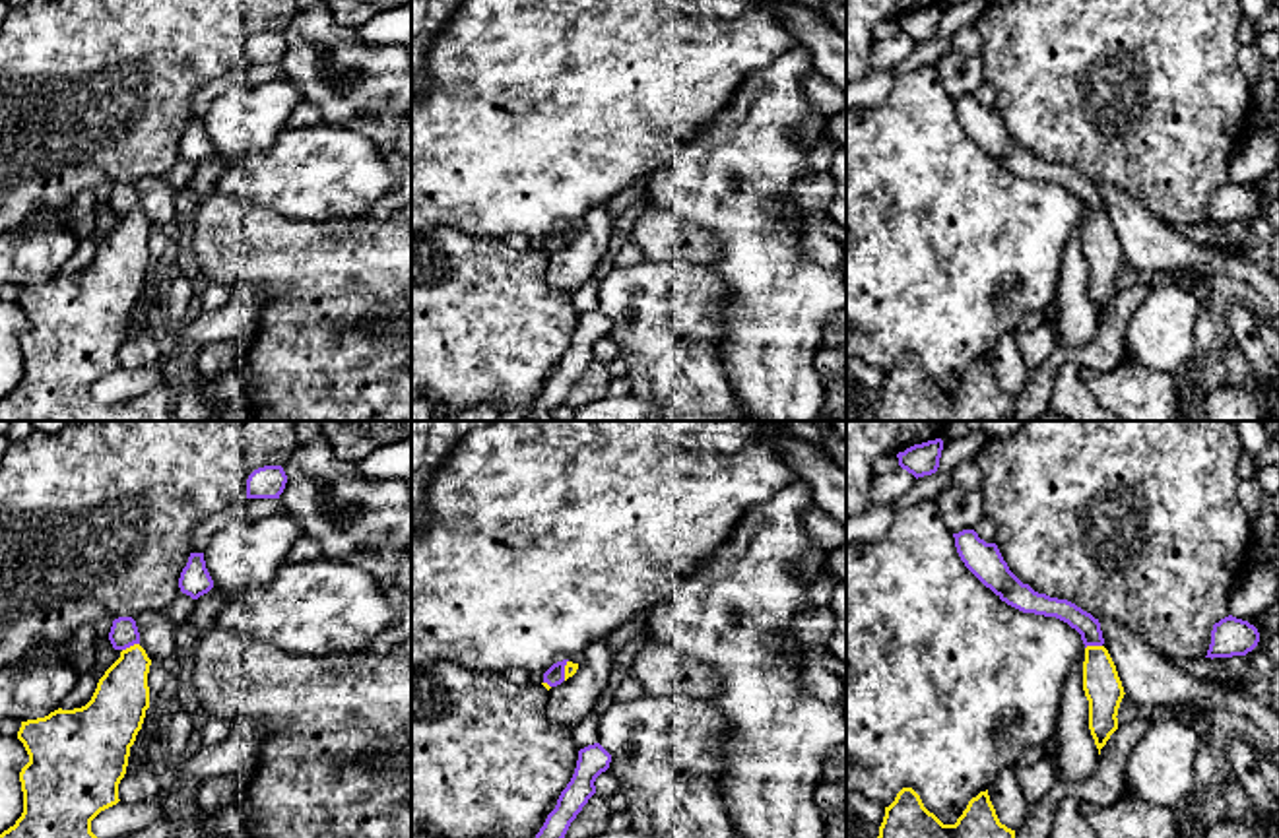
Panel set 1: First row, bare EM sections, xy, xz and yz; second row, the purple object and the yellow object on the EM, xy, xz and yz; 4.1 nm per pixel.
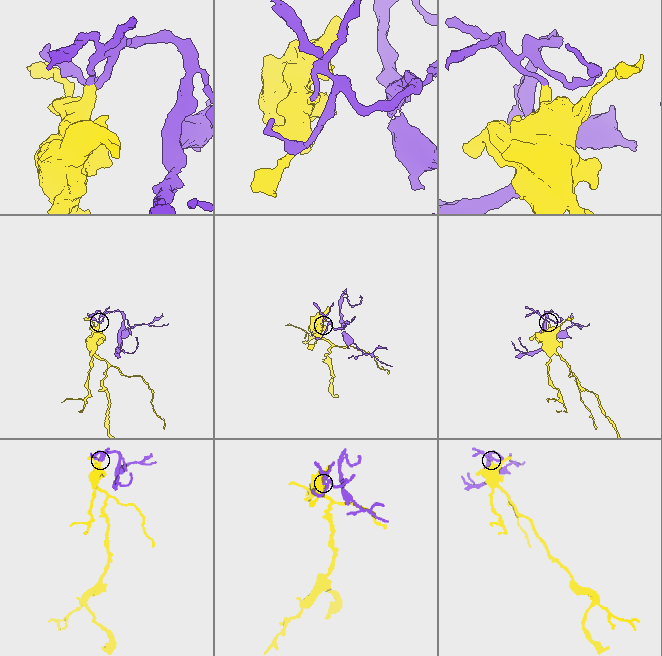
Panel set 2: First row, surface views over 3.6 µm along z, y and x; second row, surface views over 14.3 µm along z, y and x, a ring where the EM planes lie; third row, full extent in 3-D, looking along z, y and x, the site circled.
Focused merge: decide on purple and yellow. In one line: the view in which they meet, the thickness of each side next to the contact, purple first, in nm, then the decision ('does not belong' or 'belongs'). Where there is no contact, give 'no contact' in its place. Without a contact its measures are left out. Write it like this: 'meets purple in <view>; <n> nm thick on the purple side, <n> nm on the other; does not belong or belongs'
meets purple in xy; 120 nm thick on the purple side, 220 nm on the other; does not belong

